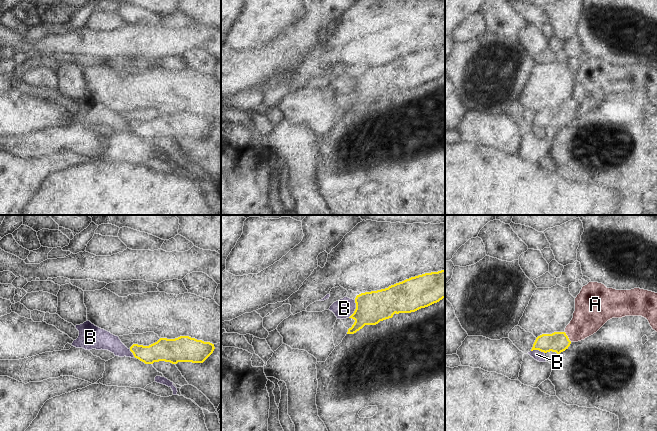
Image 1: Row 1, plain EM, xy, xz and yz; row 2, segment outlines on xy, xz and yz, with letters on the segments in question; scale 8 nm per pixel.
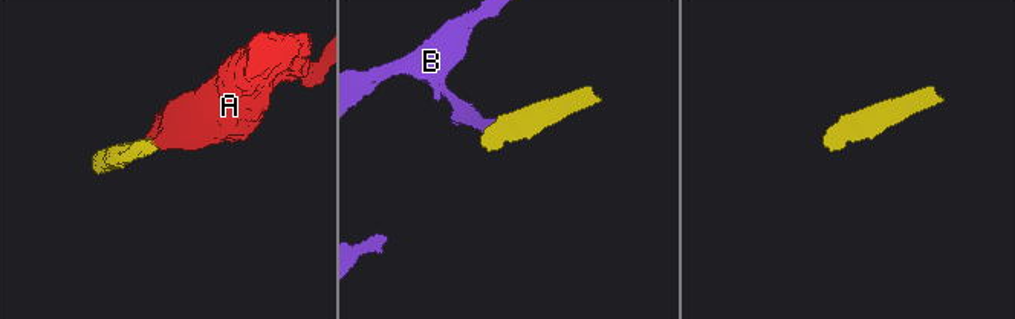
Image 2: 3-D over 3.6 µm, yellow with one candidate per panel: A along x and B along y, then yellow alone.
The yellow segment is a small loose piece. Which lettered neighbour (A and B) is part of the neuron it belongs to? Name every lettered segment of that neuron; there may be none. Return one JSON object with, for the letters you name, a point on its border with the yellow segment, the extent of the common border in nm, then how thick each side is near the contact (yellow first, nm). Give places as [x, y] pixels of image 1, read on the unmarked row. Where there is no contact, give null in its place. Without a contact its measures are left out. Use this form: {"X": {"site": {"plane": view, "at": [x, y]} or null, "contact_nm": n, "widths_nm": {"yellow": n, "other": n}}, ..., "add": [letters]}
{"A": {"site": {"plane": "yz", "at": [567, 112]}, "contact_nm": 110, "widths_nm": {"yellow": 160, "other": 260}}, "add": ["A"]}

